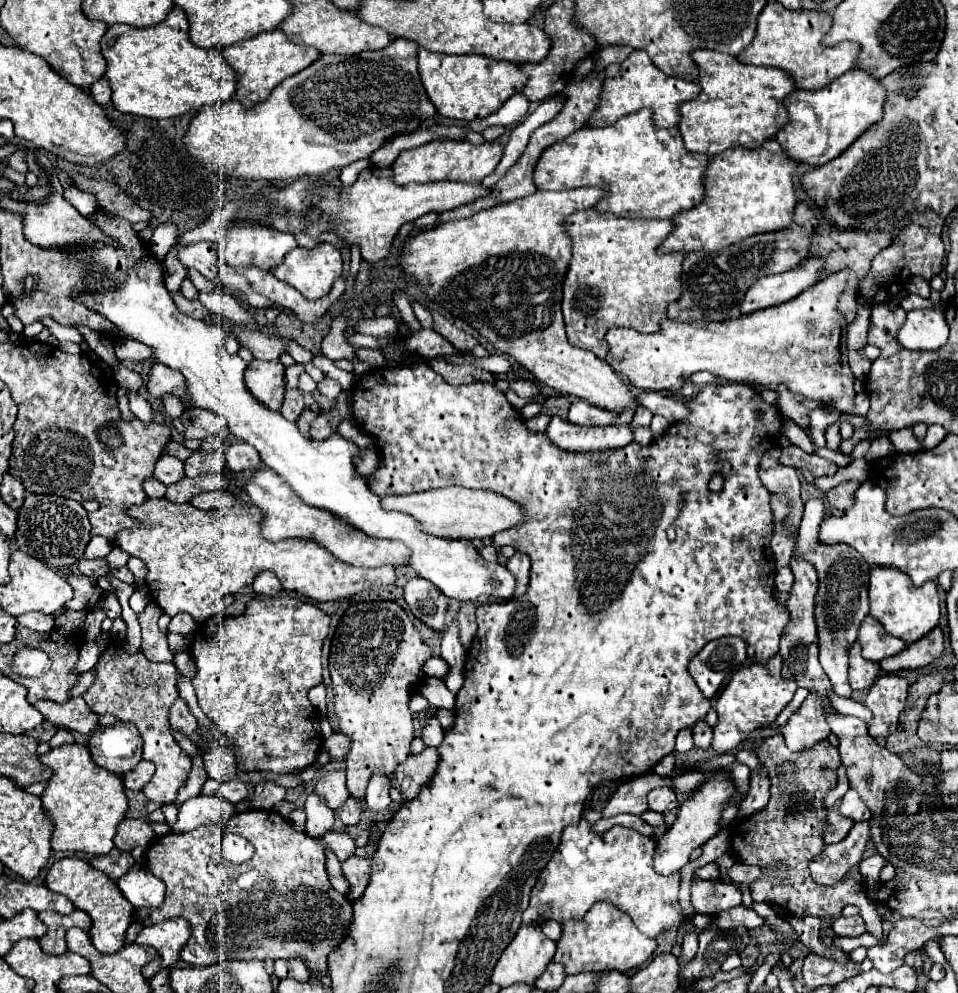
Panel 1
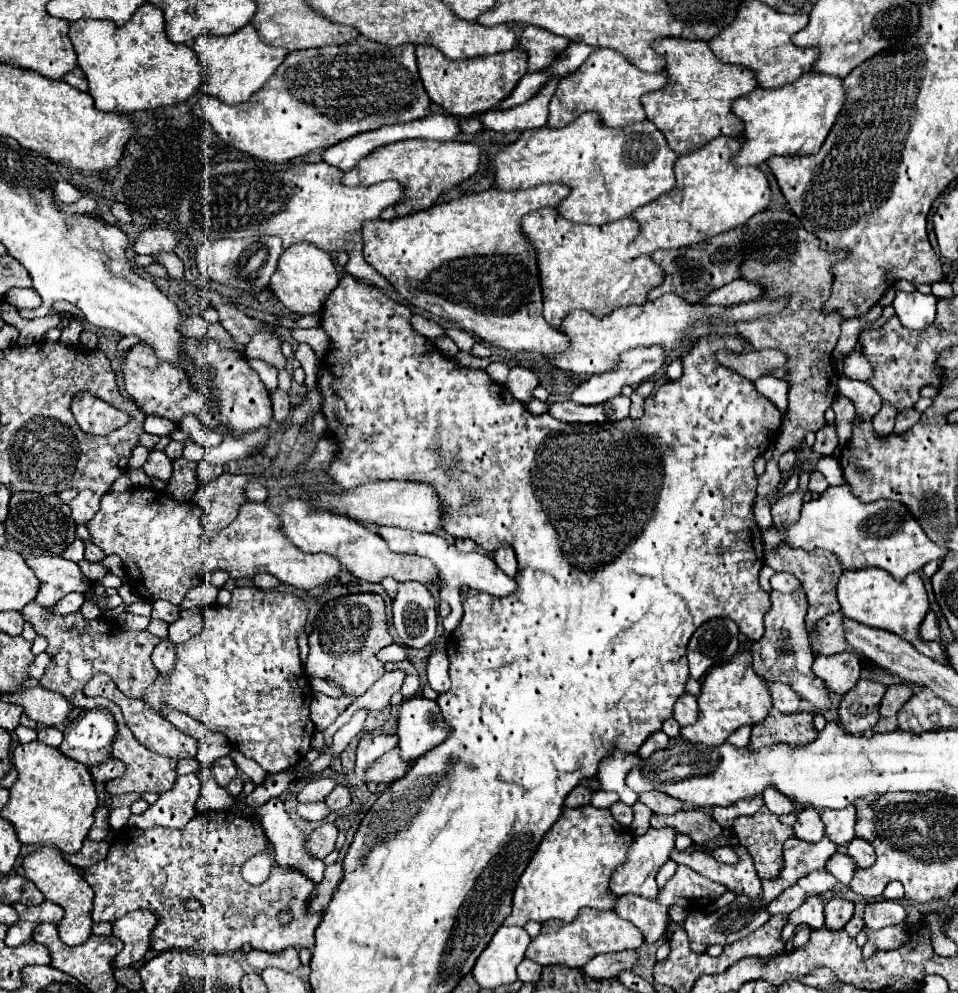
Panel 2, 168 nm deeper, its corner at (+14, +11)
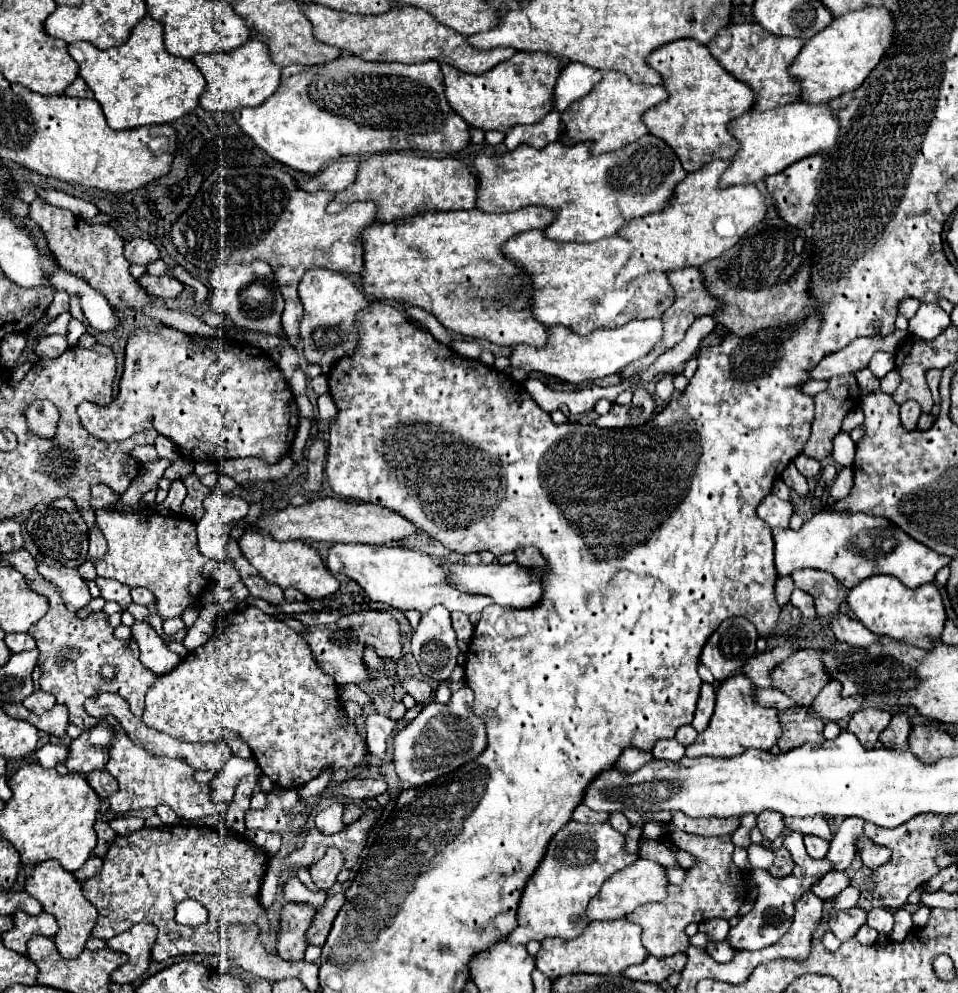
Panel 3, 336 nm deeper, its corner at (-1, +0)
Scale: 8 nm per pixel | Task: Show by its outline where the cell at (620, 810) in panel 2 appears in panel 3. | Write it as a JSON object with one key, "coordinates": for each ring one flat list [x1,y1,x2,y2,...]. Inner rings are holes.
{"coordinates":[[613,812,611,818,609,818,609,822,611,822,611,826,613,826,617,832,621,832,621,834,627,834,629,828,631,828,629,820,627,820,625,814,621,814,621,812]]}

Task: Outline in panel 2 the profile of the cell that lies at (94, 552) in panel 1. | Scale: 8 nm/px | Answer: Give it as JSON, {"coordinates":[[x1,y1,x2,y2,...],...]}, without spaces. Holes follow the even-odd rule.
{"coordinates":[[76,539,64,553,62,553,62,557,64,559,68,559,68,561,74,561,74,563,78,563,82,557,84,557,84,543,80,541,80,539]]}

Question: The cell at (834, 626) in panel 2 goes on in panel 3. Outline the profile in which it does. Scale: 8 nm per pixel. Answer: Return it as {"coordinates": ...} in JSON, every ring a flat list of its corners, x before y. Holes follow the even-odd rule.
{"coordinates":[[803,648,789,656,779,670,773,670,775,688,789,694,797,704,811,706,819,690,831,680,823,664,821,648]]}

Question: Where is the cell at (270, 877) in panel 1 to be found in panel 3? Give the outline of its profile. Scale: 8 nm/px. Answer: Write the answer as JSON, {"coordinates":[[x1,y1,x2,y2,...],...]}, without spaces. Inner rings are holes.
{"coordinates":[[175,824,175,826,161,826,161,828,141,828,127,836,117,836,117,840,111,844,107,856,103,858,103,868,99,874,83,882,85,898,95,904,99,910,99,920,93,928,93,936,109,940,115,934,121,934,129,930,135,922,151,922,157,926,159,934,153,946,153,960,167,962,175,956,183,954,223,954,223,938,219,938,219,926,221,922,225,926,231,924,243,924,243,926,255,926,259,914,265,914,269,924,279,932,279,918,281,908,265,908,259,900,259,886,263,882,265,866,269,858,263,850,255,848,253,842,249,842,245,836,237,838,231,834,229,838,221,836,217,828,209,826,191,826,191,824],[185,898,193,898,201,902,209,910,209,920,201,926,181,926,175,922,175,908]]}

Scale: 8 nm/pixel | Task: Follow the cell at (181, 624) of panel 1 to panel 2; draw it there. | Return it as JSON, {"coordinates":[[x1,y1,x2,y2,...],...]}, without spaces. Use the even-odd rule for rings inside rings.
{"coordinates":[[156,601,152,603,152,619,162,619,166,623,174,623,178,619,180,607,168,603,168,601]]}

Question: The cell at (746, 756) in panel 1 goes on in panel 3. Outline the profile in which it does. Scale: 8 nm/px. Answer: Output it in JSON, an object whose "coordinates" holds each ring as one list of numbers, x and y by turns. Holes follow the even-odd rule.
{"coordinates":[[785,818,785,826,789,830,797,830,801,834,817,834,825,840,831,840,831,828,825,818,803,818,803,820]]}

